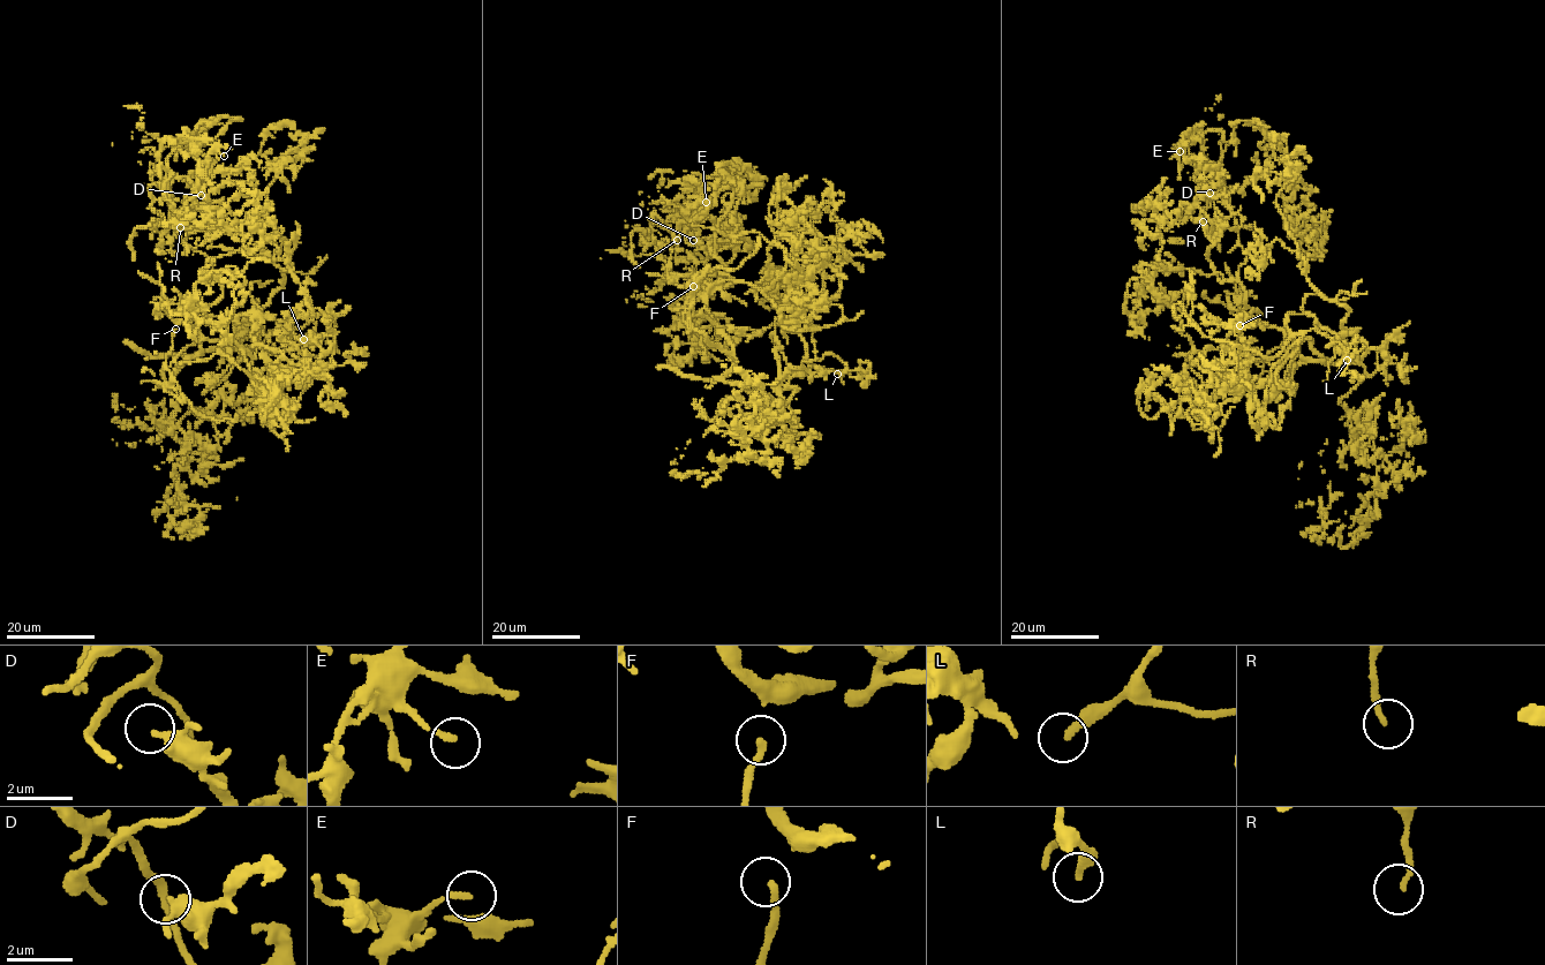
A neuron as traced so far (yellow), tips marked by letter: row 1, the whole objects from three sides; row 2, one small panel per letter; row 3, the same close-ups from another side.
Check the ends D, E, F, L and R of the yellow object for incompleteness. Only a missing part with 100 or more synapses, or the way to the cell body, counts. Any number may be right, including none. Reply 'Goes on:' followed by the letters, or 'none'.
Goes on: F, L

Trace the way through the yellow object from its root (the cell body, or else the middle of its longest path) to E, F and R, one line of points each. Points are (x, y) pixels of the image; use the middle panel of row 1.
E: (779, 391), (723, 379), (706, 293), (735, 281), (657, 257), (706, 202)
F: (779, 391), (782, 402), (769, 402), (723, 379), (733, 357), (692, 325), (694, 278), (688, 287), (693, 286)
R: (779, 391), (769, 402), (723, 379), (732, 348), (706, 293), (735, 281), (673, 272), (653, 238), (677, 240)

